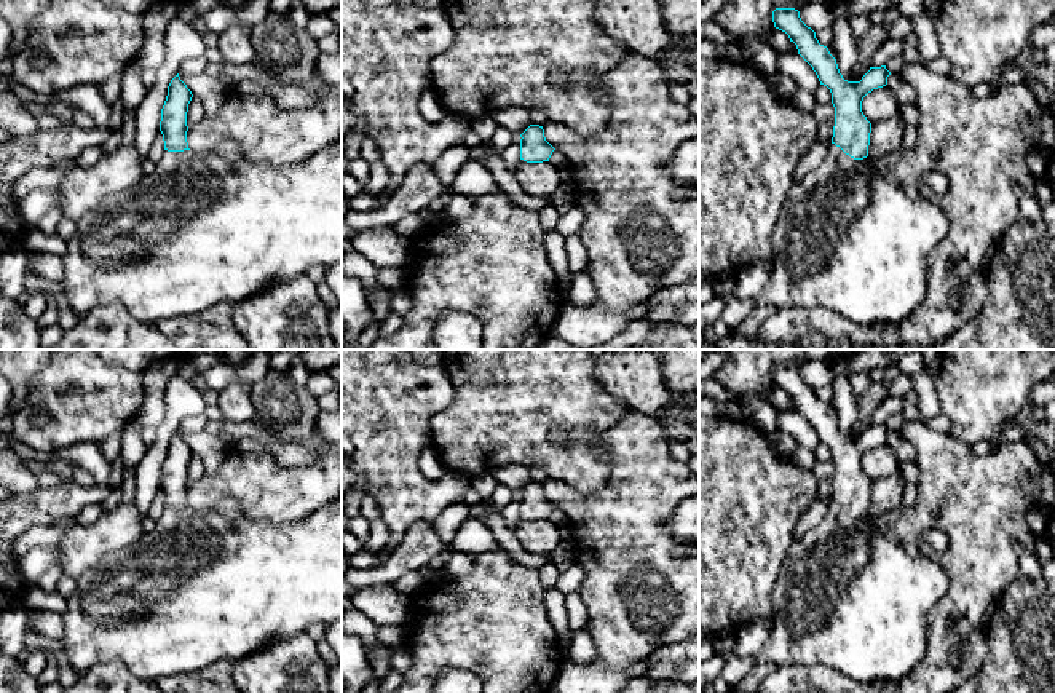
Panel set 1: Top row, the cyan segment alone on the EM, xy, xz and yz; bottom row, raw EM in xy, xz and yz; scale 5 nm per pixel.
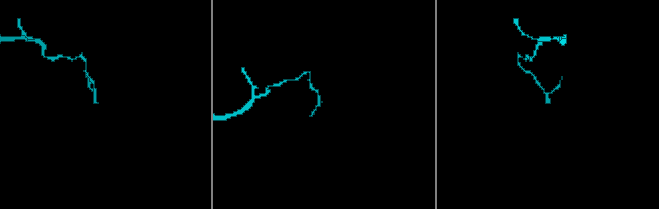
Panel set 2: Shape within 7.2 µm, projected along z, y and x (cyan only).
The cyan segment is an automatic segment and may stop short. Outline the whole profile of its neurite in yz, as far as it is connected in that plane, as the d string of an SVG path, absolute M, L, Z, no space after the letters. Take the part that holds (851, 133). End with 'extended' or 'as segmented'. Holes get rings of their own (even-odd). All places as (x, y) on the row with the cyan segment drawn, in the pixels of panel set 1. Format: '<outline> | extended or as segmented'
M776 8L772 22L796 45L820 85L830 89L835 126L825 166L808 172L784 198L769 238L771 278L755 295L755 308L825 308L862 326L879 323L895 327L924 300L927 259L948 233L950 220L938 204L924 198L916 187L900 184L879 158L868 155L871 123L862 112L862 101L873 89L886 86L891 72L886 65L870 67L860 81L848 81L798 10Z | extended

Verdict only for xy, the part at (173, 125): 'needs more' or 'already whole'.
needs more

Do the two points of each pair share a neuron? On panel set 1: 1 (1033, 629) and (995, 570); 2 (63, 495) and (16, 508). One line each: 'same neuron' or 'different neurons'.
1: different neurons
2: same neuron

